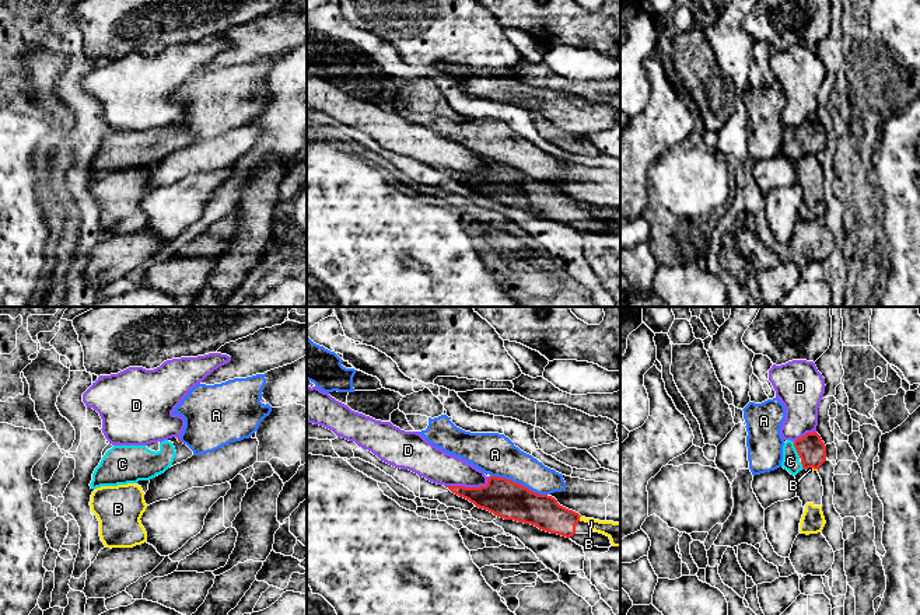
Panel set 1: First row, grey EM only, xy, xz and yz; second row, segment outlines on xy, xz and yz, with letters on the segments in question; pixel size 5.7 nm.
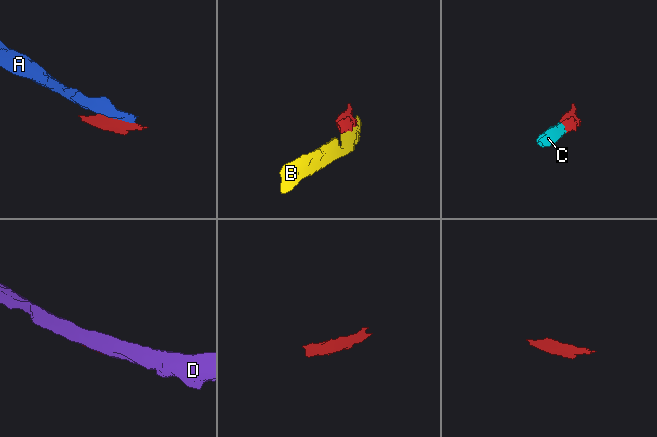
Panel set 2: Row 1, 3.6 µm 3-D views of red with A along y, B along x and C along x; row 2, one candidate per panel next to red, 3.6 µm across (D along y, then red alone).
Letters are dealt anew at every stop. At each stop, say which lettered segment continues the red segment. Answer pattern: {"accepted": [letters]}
{"accepted": ["C"]}

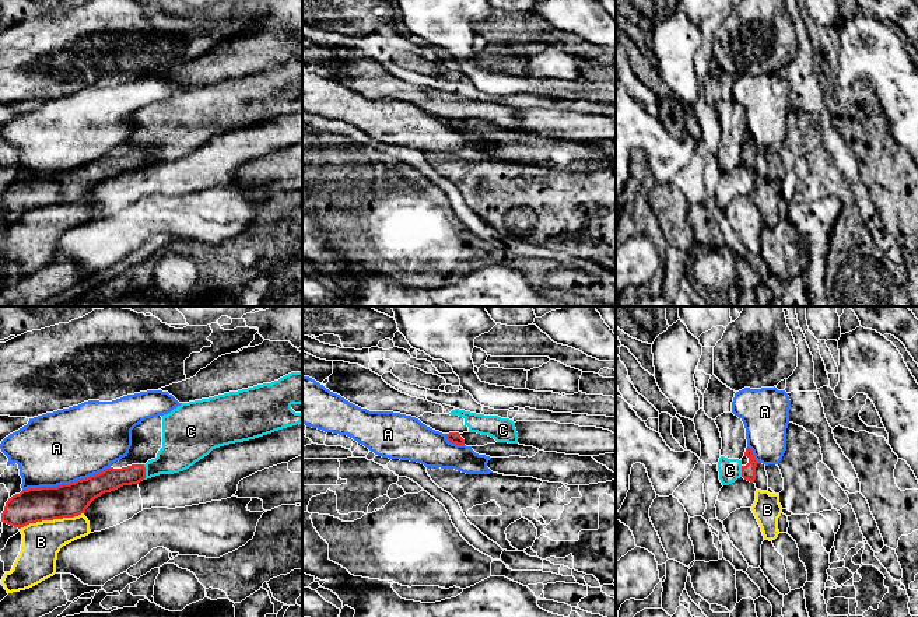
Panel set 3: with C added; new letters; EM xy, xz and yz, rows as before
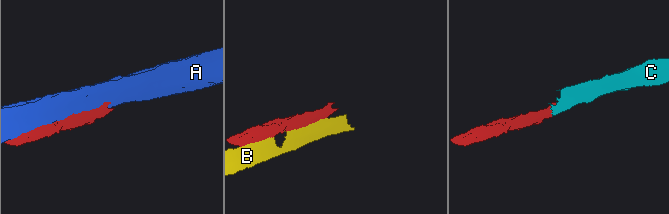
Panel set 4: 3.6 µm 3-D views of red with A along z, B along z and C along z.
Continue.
{"accepted": []}

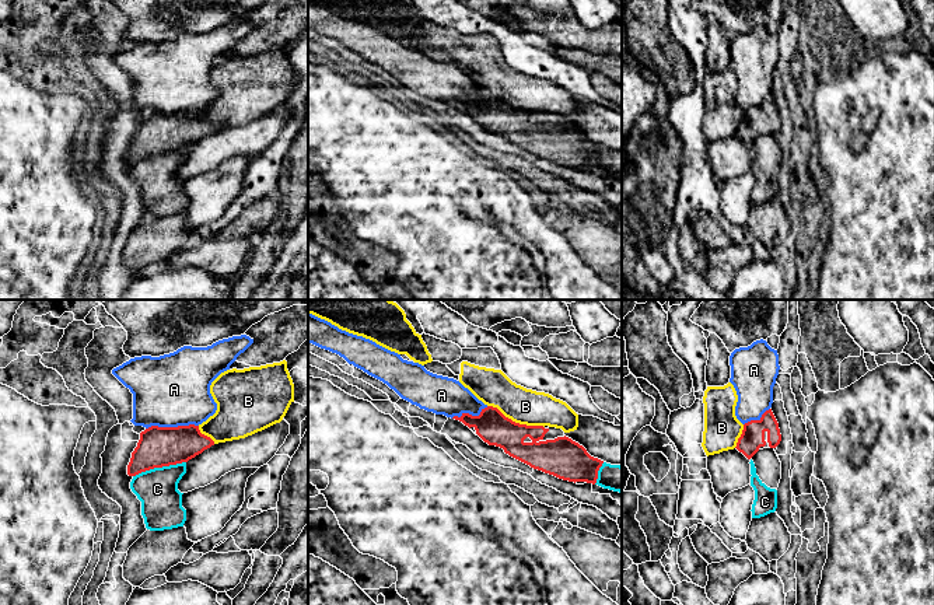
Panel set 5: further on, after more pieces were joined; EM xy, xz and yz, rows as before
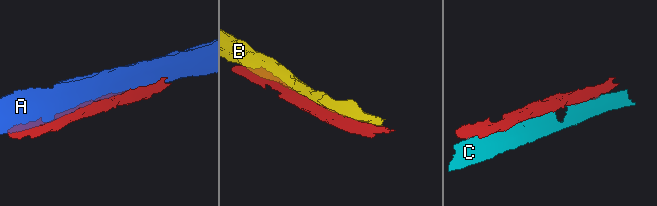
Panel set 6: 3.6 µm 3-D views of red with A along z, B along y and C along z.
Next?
{"accepted": []}

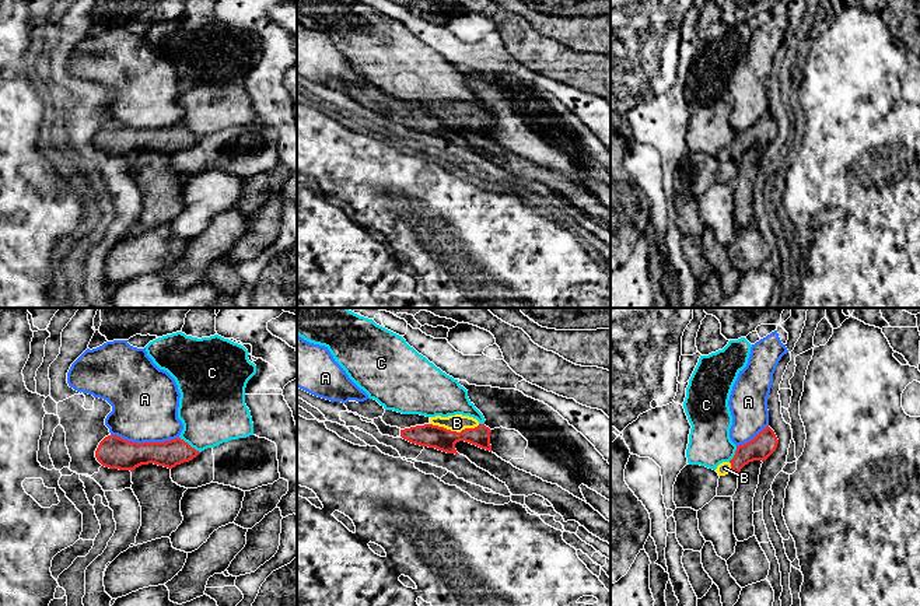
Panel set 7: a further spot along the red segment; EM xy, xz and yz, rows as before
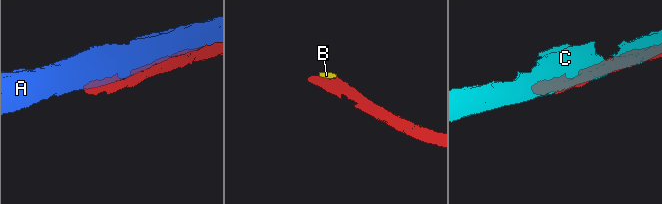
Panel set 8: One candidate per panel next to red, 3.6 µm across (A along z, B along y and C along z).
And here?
{"accepted": ["B"]}

